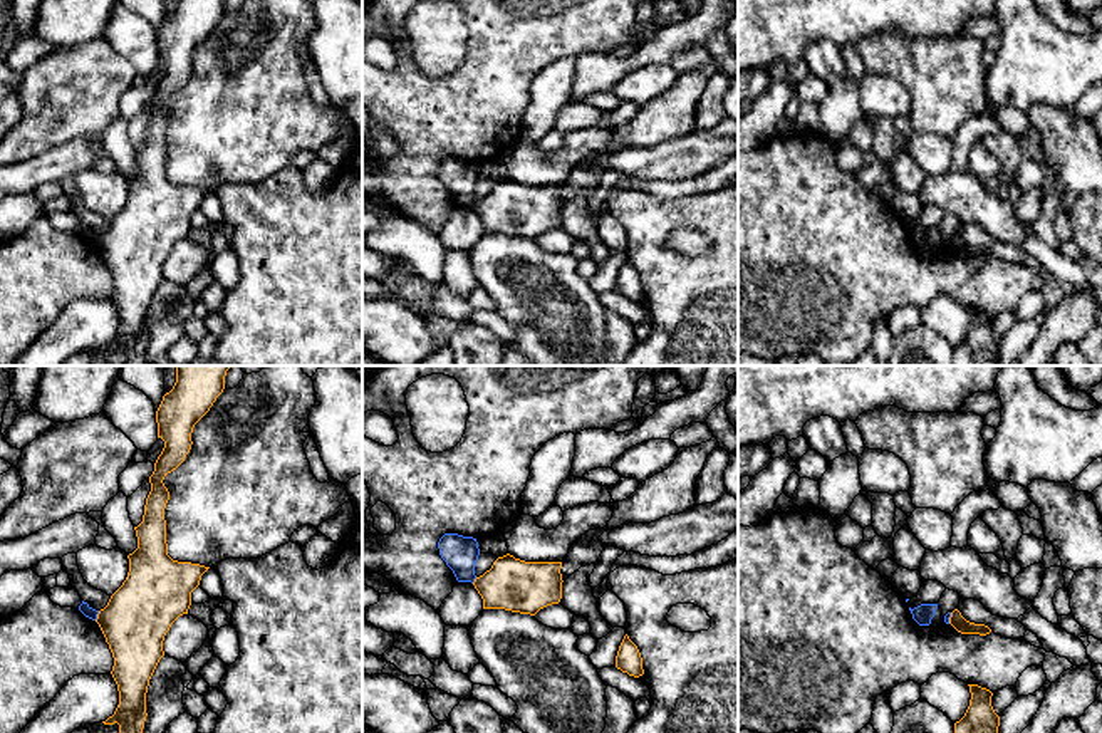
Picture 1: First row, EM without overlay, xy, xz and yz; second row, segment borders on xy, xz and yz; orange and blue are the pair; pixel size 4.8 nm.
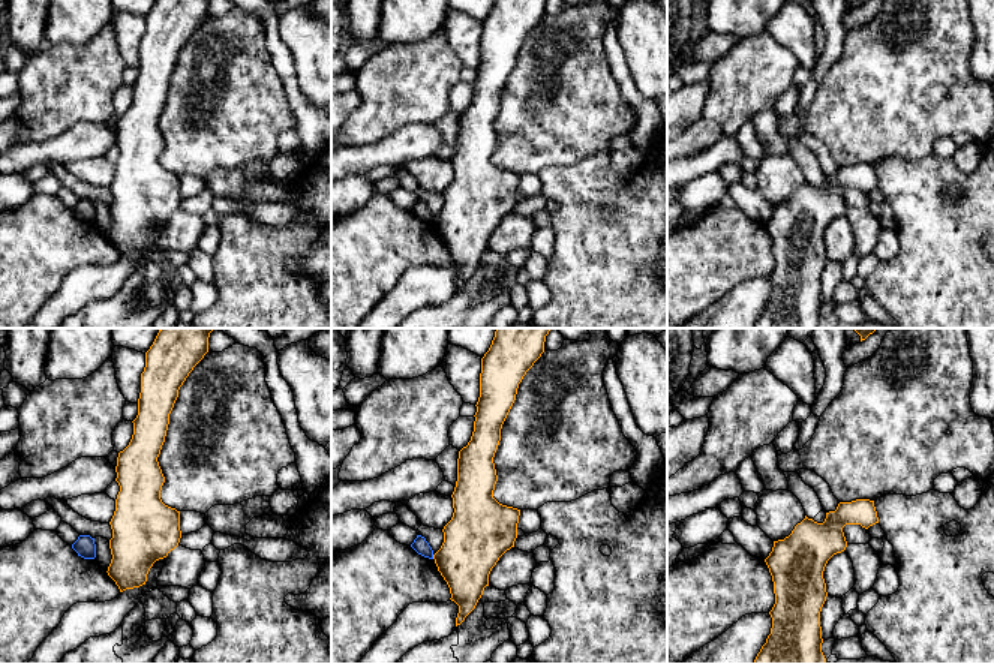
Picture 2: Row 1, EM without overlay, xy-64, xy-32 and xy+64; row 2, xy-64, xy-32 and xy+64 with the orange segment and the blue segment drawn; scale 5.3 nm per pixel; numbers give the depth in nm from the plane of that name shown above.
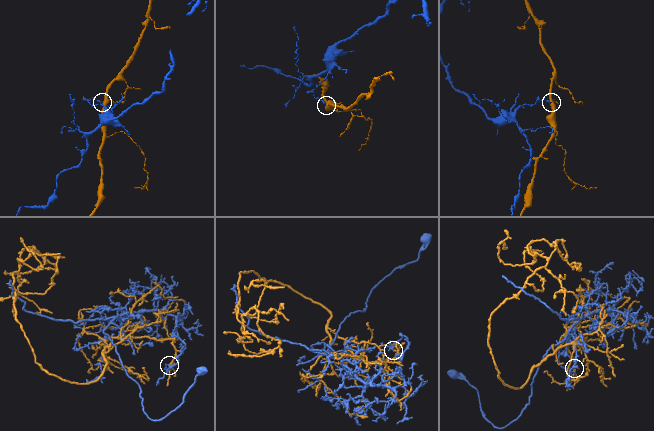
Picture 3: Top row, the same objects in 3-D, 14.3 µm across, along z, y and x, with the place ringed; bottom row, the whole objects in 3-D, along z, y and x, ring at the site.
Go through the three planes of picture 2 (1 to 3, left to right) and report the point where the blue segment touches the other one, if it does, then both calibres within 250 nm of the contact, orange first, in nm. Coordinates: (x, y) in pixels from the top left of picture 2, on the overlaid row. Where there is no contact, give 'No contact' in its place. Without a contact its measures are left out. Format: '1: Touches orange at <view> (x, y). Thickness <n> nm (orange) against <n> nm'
1: No contact
2: Touches orange at xy-32 (434, 556). Thickness 340 nm (orange) against 80 nm
3: No contact

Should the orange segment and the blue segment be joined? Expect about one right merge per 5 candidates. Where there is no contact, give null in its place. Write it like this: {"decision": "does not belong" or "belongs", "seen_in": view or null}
{"decision": "does not belong", "seen_in": "xy"}

